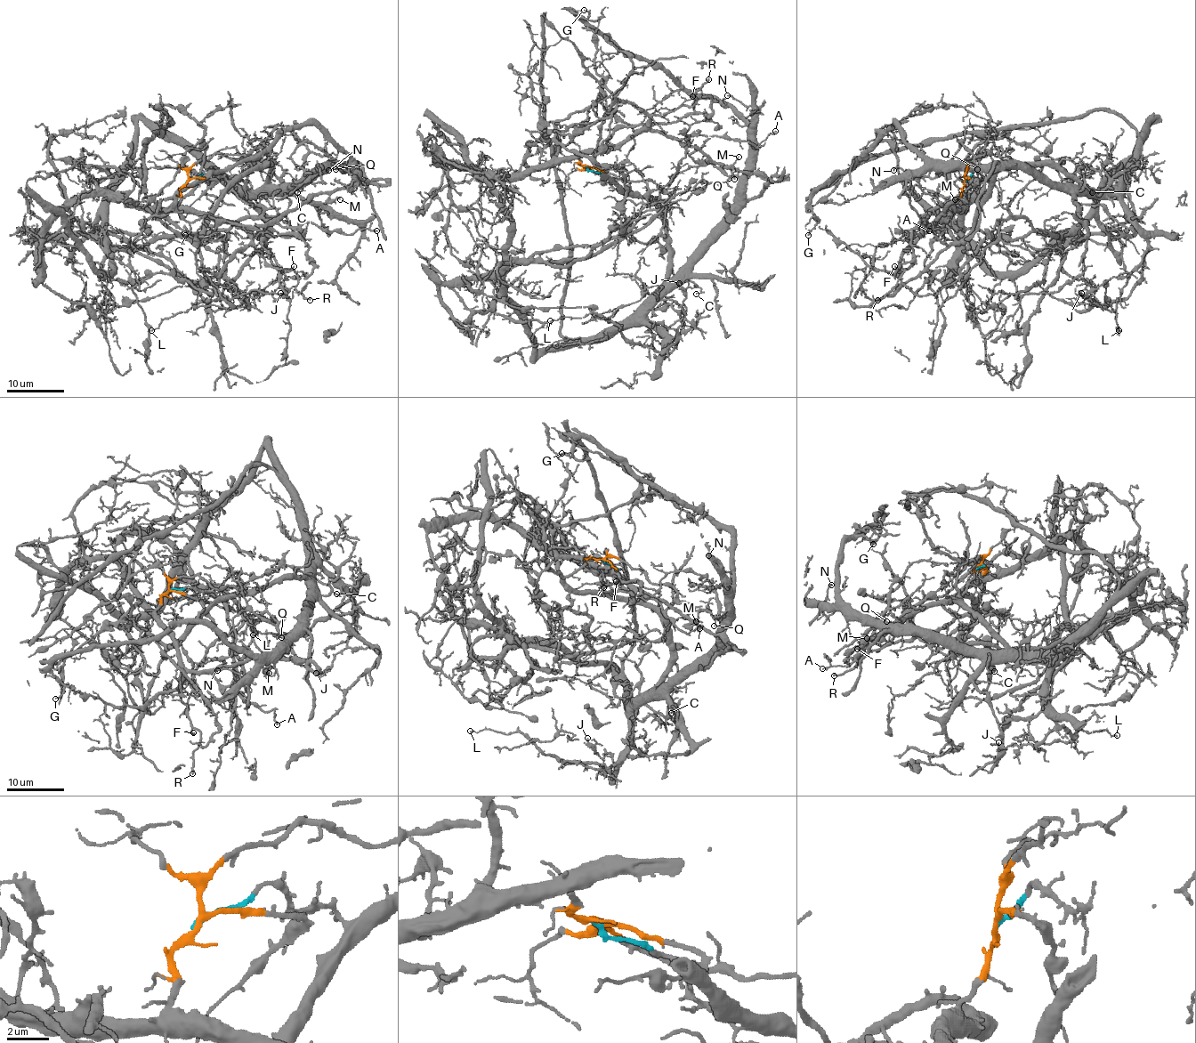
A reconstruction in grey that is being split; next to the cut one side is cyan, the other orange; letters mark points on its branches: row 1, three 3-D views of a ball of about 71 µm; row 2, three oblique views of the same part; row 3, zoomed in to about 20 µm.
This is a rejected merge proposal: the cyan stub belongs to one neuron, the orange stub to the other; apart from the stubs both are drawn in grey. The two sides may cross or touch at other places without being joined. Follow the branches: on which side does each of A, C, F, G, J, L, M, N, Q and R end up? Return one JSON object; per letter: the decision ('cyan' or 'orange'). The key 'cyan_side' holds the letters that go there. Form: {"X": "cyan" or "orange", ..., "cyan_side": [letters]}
{"A": "orange", "C": "cyan", "F": "orange", "G": "cyan", "J": "cyan", "L": "cyan", "M": "orange", "N": "cyan", "Q": "cyan", "R": "orange", "cyan_side": ["C", "G", "J", "L", "N", "Q"]}

